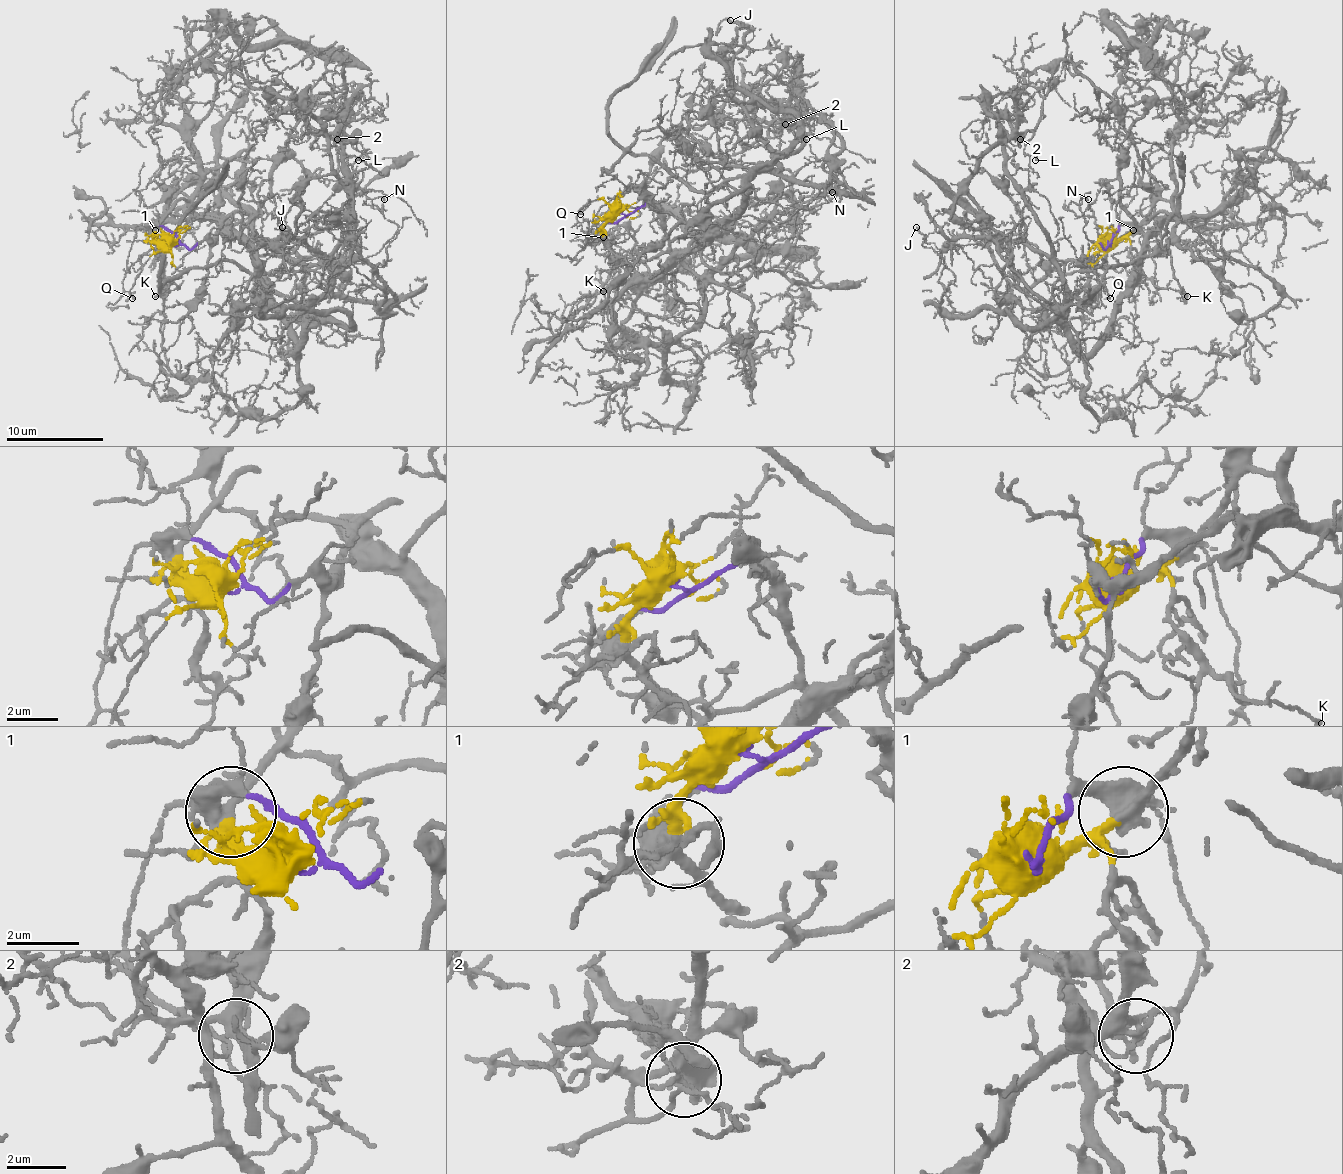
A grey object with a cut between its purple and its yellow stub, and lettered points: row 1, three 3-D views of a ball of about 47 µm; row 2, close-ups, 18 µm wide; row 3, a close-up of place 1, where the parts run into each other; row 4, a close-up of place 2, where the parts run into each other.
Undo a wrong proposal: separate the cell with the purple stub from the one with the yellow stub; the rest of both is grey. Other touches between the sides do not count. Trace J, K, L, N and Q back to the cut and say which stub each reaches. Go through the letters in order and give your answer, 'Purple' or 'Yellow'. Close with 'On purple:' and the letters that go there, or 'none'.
J: Yellow
K: Yellow
L: Purple
N: Purple
Q: Yellow
On purple: L, N

